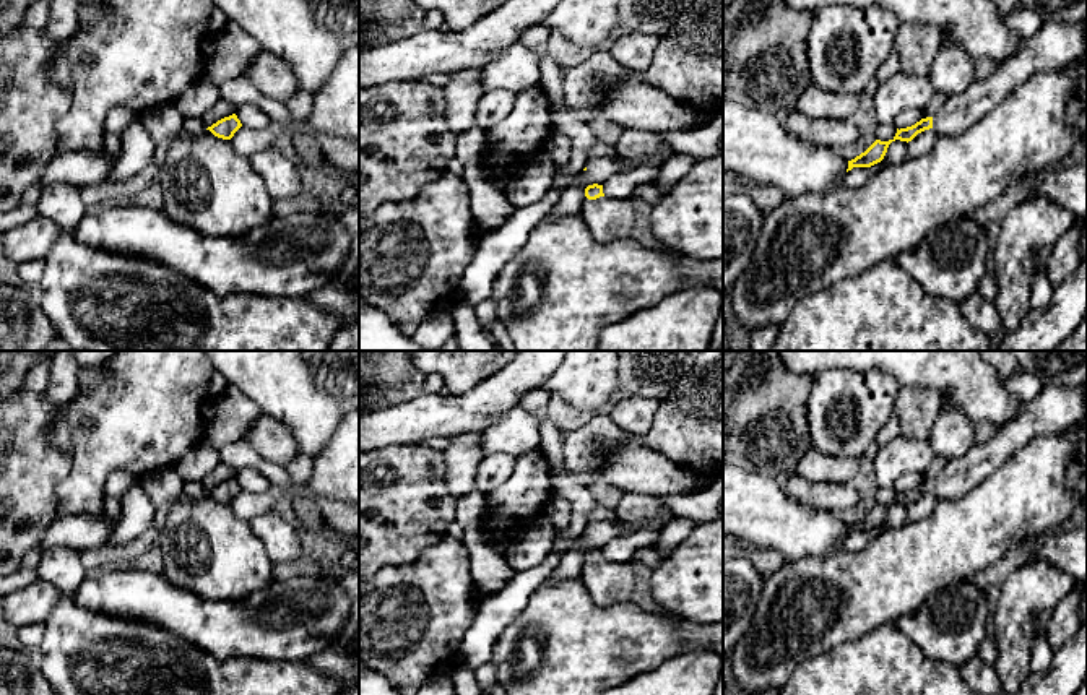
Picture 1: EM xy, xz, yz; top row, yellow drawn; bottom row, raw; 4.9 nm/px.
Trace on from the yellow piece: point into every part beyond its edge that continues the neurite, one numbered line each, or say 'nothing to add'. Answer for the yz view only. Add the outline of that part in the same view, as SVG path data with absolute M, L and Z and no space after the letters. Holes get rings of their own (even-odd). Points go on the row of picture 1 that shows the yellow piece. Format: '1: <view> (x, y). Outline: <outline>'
1: yz (1055, 46). Outline: M1087 19L1045 21L1038 32L1020 41L1017 52L996 65L986 78L973 80L962 93L949 96L933 117L938 136L957 136L996 107L1016 86L1040 70L1059 70L1084 55Z

